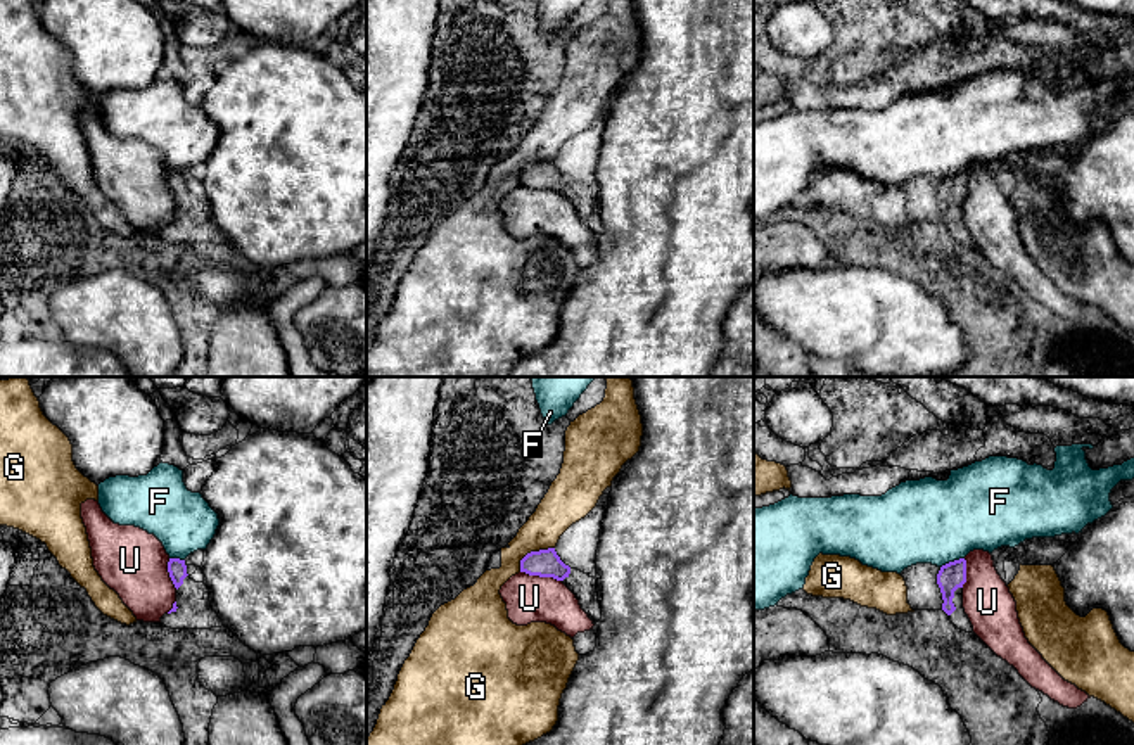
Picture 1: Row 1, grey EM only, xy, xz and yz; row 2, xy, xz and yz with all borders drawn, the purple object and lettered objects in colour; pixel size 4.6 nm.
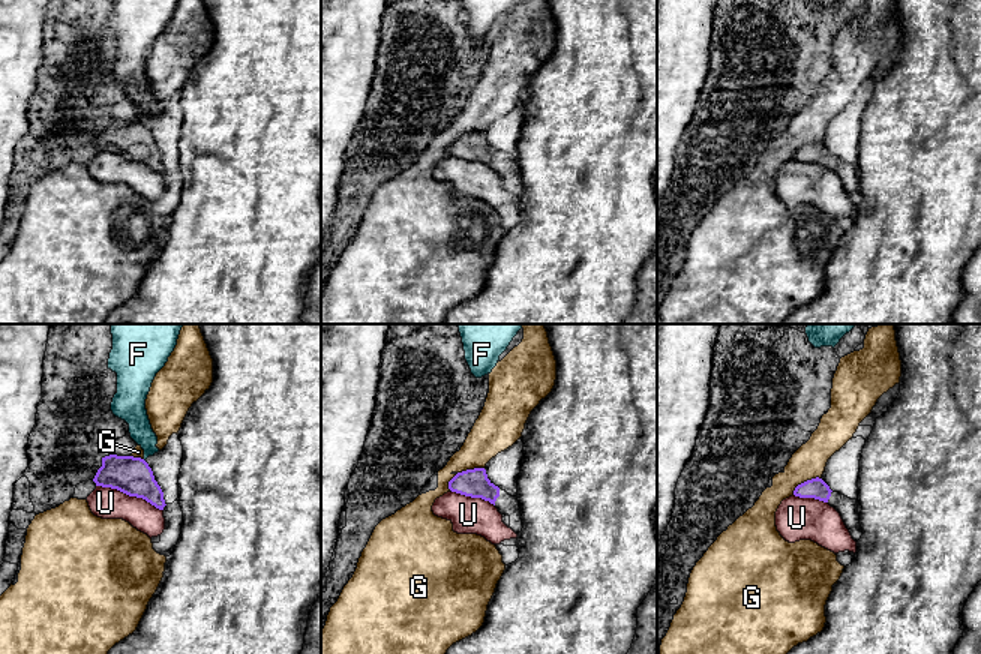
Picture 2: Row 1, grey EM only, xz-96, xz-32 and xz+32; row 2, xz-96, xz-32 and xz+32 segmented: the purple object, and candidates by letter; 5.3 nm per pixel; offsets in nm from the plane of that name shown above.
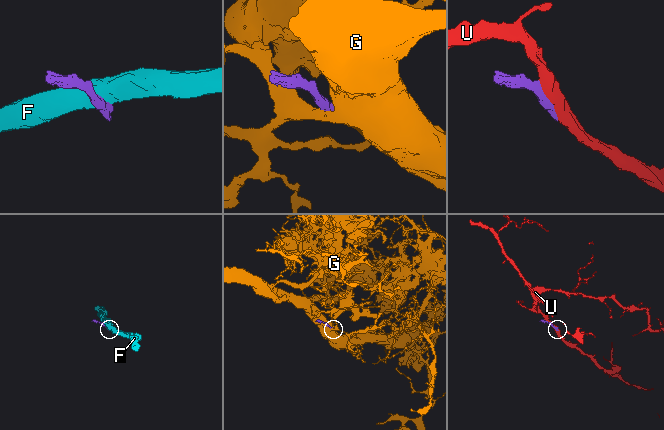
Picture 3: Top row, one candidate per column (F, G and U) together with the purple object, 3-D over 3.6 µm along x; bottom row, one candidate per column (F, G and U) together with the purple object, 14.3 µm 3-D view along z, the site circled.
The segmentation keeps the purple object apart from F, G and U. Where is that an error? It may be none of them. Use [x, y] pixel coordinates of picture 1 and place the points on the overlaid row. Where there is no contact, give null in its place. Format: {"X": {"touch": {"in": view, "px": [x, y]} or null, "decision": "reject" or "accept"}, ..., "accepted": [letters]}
{"F": {"touch": {"in": "yz", "px": [951, 562]}, "decision": "reject"}, "G": {"touch": {"in": "xz", "px": [531, 552]}, "decision": "reject"}, "U": {"touch": {"in": "xz", "px": [541, 576]}, "decision": "reject"}, "accepted": []}

